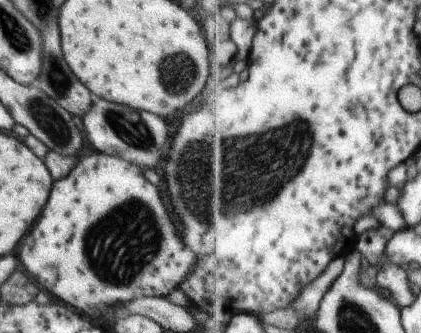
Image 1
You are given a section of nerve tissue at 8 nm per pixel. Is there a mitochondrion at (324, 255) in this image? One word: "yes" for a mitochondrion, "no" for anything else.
no

